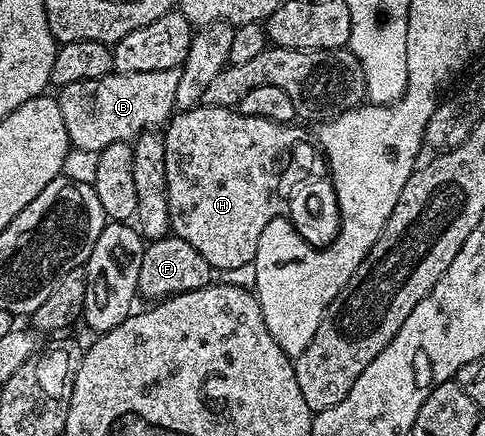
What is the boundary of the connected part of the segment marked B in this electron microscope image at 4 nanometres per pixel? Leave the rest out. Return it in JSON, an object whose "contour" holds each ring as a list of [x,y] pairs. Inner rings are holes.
{"contour":[[[179,70],[112,72],[62,87],[57,101],[65,120],[68,143],[77,149],[101,151],[114,142],[134,139],[148,128],[162,127],[176,113],[179,76]]]}

